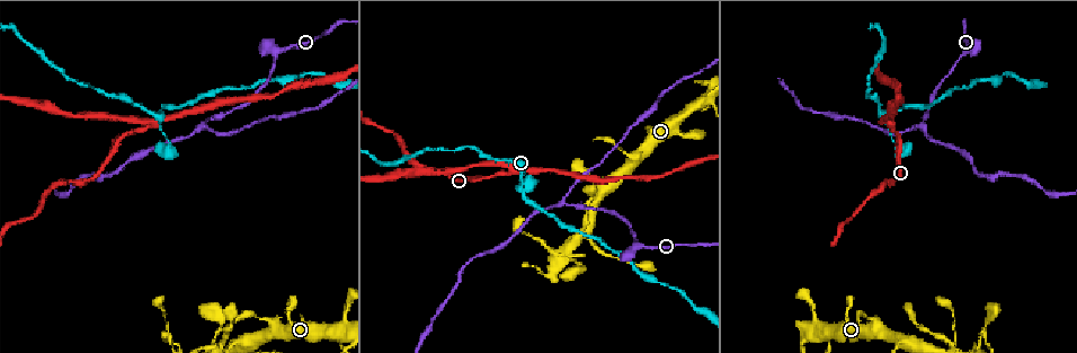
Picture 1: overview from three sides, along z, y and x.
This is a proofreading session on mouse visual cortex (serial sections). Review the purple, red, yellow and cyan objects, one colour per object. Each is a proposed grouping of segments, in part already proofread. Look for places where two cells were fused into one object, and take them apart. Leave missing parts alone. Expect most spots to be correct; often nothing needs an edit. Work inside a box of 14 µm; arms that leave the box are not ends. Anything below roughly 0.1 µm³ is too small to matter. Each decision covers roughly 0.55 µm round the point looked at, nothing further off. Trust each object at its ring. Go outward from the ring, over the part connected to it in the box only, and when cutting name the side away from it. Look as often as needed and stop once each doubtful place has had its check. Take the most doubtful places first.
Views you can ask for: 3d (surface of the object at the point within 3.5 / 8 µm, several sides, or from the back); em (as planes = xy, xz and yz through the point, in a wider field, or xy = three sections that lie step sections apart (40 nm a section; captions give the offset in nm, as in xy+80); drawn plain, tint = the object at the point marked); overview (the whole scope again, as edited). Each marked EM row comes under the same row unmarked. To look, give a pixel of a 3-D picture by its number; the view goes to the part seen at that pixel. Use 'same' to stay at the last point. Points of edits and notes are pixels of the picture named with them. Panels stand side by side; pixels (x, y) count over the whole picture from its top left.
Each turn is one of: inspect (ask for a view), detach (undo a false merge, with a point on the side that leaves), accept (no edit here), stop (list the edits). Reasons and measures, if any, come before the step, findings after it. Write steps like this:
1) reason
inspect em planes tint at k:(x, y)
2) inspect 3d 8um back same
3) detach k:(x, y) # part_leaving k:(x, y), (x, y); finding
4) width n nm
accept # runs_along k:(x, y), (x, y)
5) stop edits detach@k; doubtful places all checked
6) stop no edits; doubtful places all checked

branch point
inspect 3d 8um at 1:(278, 52)

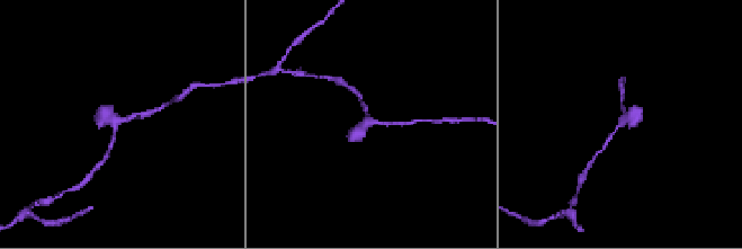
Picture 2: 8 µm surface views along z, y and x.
inspect em xy step 2 tint at 2:(625, 119)

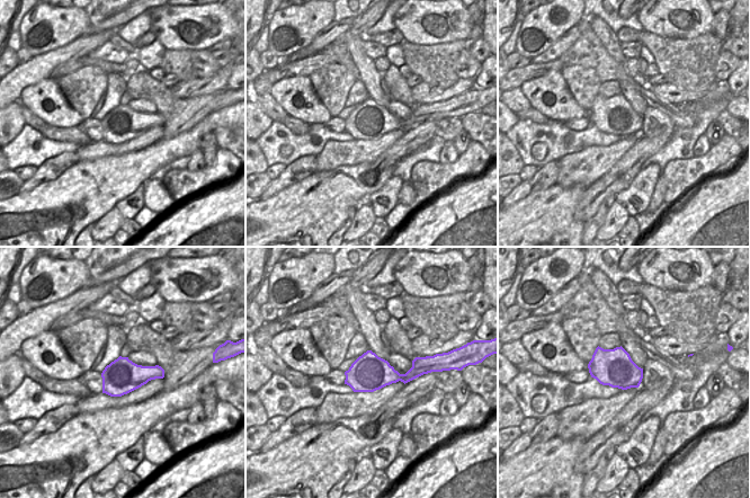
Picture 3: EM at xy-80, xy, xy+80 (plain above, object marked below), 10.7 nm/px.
accept # runs_along 2:(149, 112), (121, 119), (112, 147); all the same cell

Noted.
narrows sharply
inspect 3d 3.5um at 1:(924, 124)

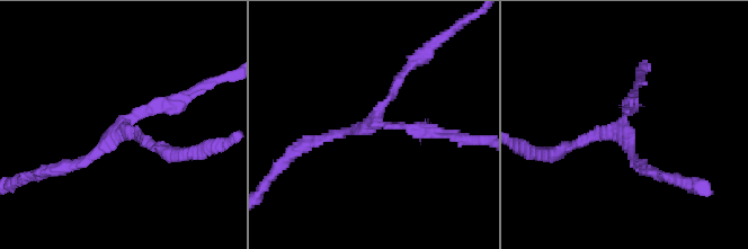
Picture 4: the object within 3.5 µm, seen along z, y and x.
arms 3; arm_widths 150, 150, 200 nm
inspect em xy step 5 tint at 4:(625, 130)

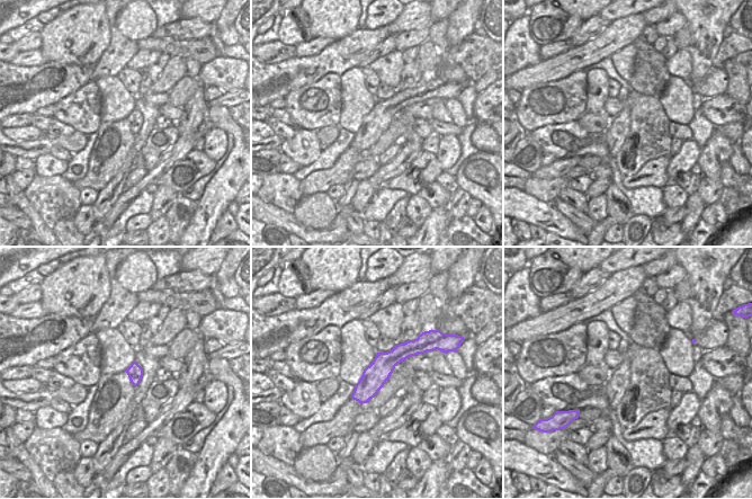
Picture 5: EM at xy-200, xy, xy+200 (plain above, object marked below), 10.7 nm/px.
another direction
inspect em planes tint same

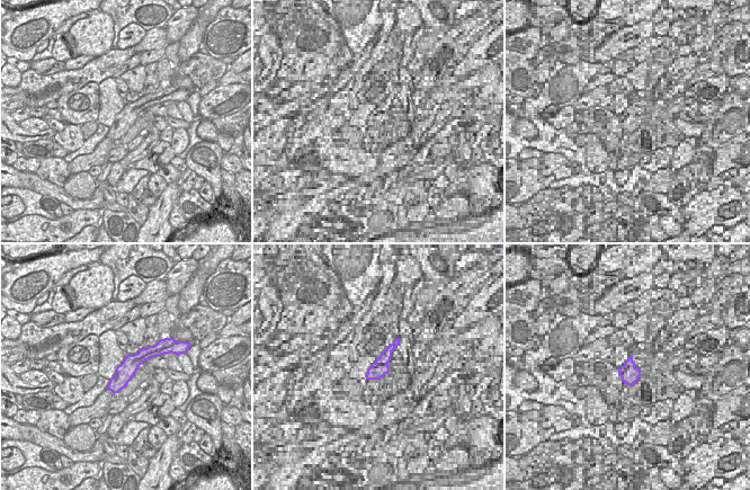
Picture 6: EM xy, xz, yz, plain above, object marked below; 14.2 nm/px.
accept # runs_along 4:(185, 97), (133, 115), (91, 156), (63, 167); continuous, no second cell

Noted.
narrows sharply
inspect 3d 3.5um back at 1:(584, 228)

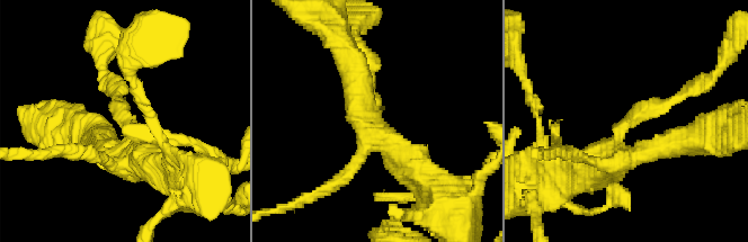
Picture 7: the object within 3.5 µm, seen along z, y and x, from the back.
now the EM
inspect em xy step 3 tint at 7:(625, 125)

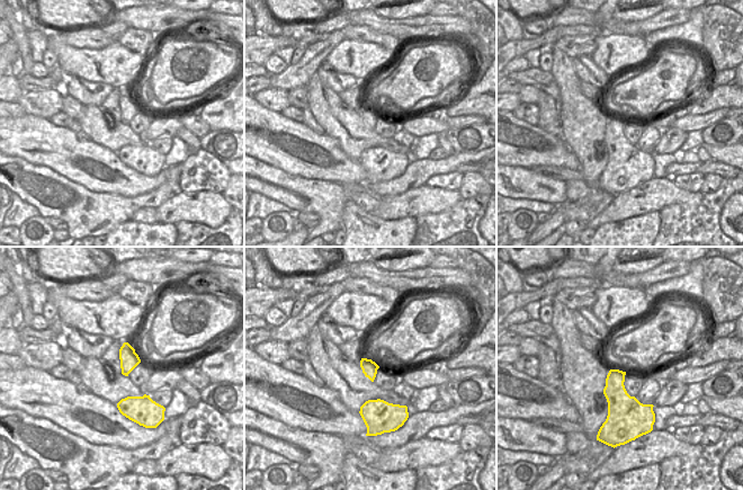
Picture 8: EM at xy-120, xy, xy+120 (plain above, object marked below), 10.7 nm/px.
accept # runs_along 7:(652, 150), (621, 157), (617, 136), (684, 91); all the same cell

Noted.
stop no edits; doubtful places all checked

